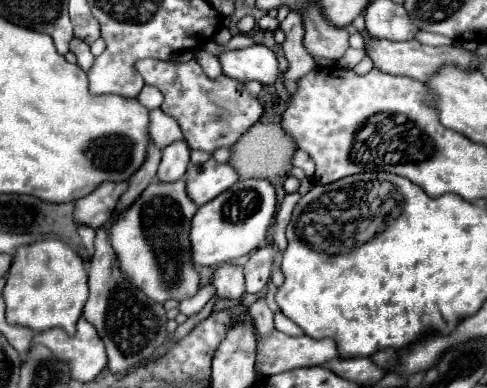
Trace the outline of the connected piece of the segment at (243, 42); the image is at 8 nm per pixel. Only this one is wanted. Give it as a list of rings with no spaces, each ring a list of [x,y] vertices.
[[[236,34],[232,36],[232,40],[224,46],[226,50],[232,50],[232,48],[246,48],[246,46],[252,46],[254,44],[254,38],[250,34]]]

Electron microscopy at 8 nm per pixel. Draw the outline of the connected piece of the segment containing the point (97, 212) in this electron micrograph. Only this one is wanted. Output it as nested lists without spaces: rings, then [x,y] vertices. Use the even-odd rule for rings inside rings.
[[[128,182],[100,184],[100,188],[96,188],[92,194],[76,202],[74,222],[98,230],[100,226],[104,226],[104,222],[112,214],[112,206],[116,206],[116,200],[124,194],[126,188],[128,188]]]

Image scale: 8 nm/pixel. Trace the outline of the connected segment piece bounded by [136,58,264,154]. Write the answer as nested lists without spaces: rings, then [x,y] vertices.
[[[148,58],[136,62],[136,70],[142,74],[146,84],[156,86],[162,92],[162,112],[180,124],[184,140],[192,150],[214,154],[218,148],[232,148],[248,132],[248,128],[260,120],[264,112],[262,104],[246,90],[244,82],[228,76],[218,76],[212,80],[204,76],[196,58],[184,64]]]

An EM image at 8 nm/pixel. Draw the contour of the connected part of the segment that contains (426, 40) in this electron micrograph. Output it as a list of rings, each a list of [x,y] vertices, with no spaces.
[[[416,32],[416,40],[420,44],[428,44],[428,46],[442,46],[442,44],[452,44],[448,38],[440,36],[440,34],[432,34],[432,32]]]

